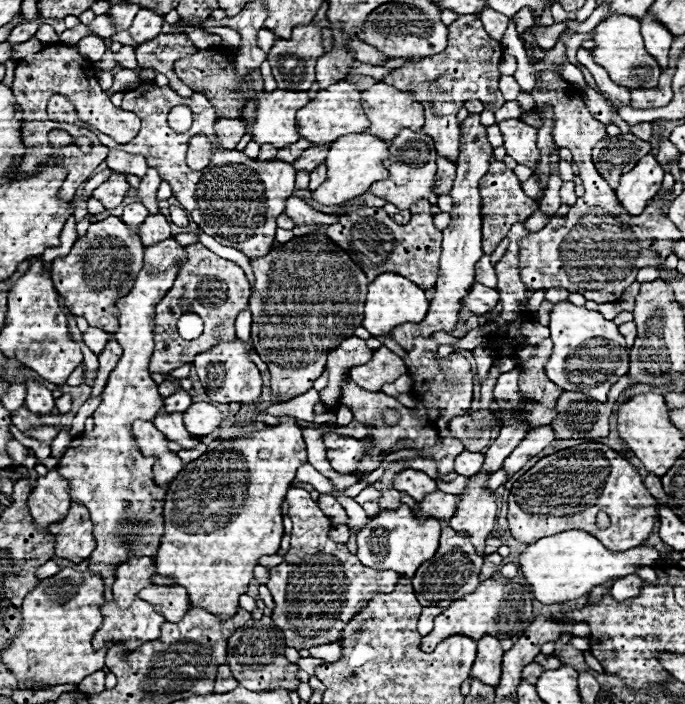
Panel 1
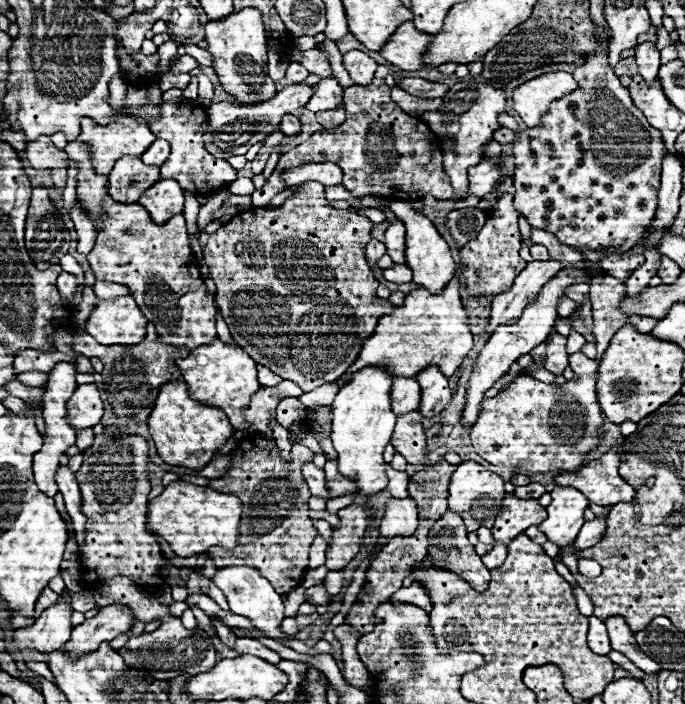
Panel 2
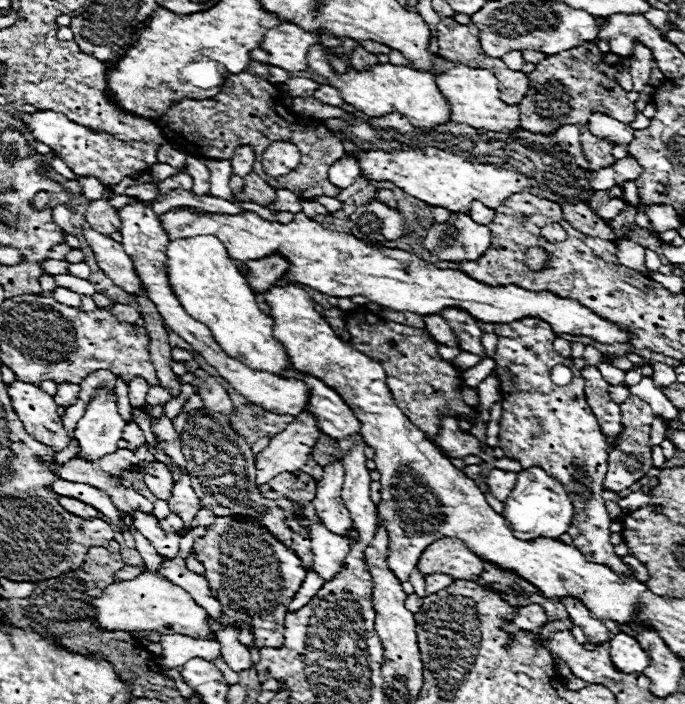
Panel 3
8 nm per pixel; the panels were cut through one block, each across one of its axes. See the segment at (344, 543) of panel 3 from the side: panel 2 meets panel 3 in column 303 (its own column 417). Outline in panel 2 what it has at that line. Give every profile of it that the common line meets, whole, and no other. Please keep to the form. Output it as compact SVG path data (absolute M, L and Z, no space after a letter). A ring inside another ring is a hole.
M388 498L384 518L380 520L382 536L412 536L418 528L416 500L408 498Z

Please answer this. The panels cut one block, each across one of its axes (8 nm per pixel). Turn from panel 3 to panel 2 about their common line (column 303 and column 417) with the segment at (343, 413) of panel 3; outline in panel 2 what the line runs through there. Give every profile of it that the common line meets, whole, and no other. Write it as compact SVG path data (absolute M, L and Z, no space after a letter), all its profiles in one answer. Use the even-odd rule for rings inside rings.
M436 366L424 368L414 378L420 382L420 388L422 388L420 414L426 418L440 414L452 400L452 392L448 388L448 378Z

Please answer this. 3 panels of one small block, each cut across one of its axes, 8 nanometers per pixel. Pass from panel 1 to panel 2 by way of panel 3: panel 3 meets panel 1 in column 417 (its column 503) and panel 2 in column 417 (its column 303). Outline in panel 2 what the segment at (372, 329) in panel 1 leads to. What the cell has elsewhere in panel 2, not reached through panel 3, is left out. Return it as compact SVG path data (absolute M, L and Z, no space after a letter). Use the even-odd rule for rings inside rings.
M392 200L390 202L390 210L404 220L406 224L406 264L412 268L414 272L414 282L424 286L428 292L436 294L440 290L444 290L444 286L448 284L448 280L452 278L454 270L456 270L456 262L452 258L452 252L446 244L446 240L438 234L438 230L434 228L432 220L420 212L414 212L410 208L410 202L406 200Z

